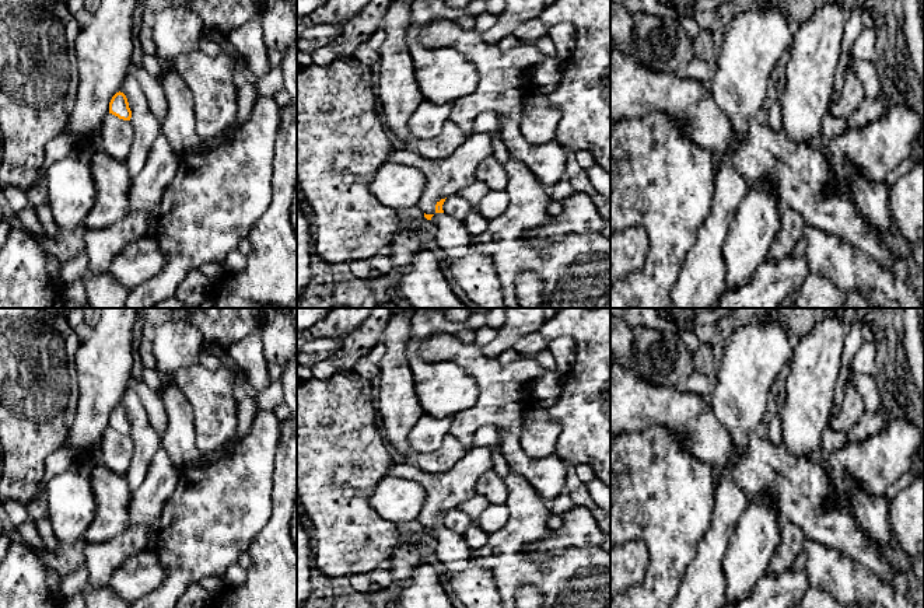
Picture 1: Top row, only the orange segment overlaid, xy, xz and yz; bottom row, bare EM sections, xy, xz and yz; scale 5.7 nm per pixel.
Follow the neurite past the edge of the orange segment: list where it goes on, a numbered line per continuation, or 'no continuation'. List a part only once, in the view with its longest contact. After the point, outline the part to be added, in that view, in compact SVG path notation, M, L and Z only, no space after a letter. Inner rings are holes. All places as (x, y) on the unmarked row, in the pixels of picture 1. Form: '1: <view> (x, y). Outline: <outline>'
1: xz (451, 548). Outline: M435 527L431 531L431 535L435 539L433 551L438 560L447 566L447 572L462 572L466 567L470 555L470 548L468 546L465 537L447 530L445 527Z

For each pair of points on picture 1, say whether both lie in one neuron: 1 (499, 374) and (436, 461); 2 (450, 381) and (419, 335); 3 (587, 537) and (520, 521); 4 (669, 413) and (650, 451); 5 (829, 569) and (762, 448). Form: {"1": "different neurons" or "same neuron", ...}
{"1": "different neurons", "2": "same neuron", "3": "different neurons", "4": "different neurons", "5": "different neurons"}

